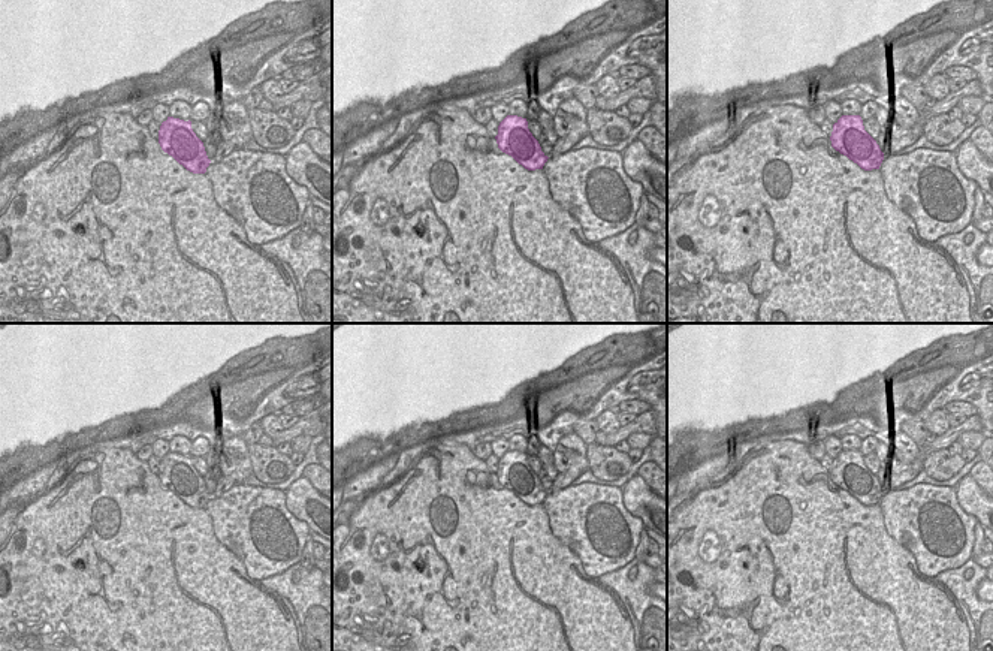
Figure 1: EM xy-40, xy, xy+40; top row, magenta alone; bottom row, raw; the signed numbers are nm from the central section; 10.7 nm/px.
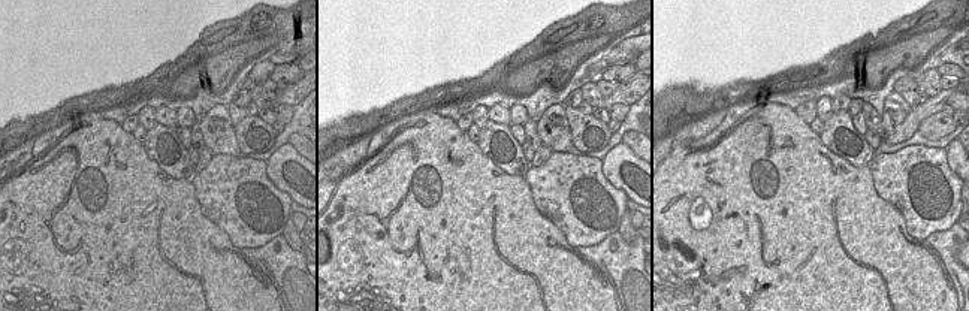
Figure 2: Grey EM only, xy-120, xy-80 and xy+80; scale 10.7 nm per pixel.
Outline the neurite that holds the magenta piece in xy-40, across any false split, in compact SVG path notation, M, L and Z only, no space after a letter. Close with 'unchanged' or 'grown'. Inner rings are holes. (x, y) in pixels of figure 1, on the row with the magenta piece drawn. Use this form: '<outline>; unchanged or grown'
M167 117L159 130L159 144L165 153L193 174L205 174L211 160L203 142L191 129L191 121Z; unchanged

